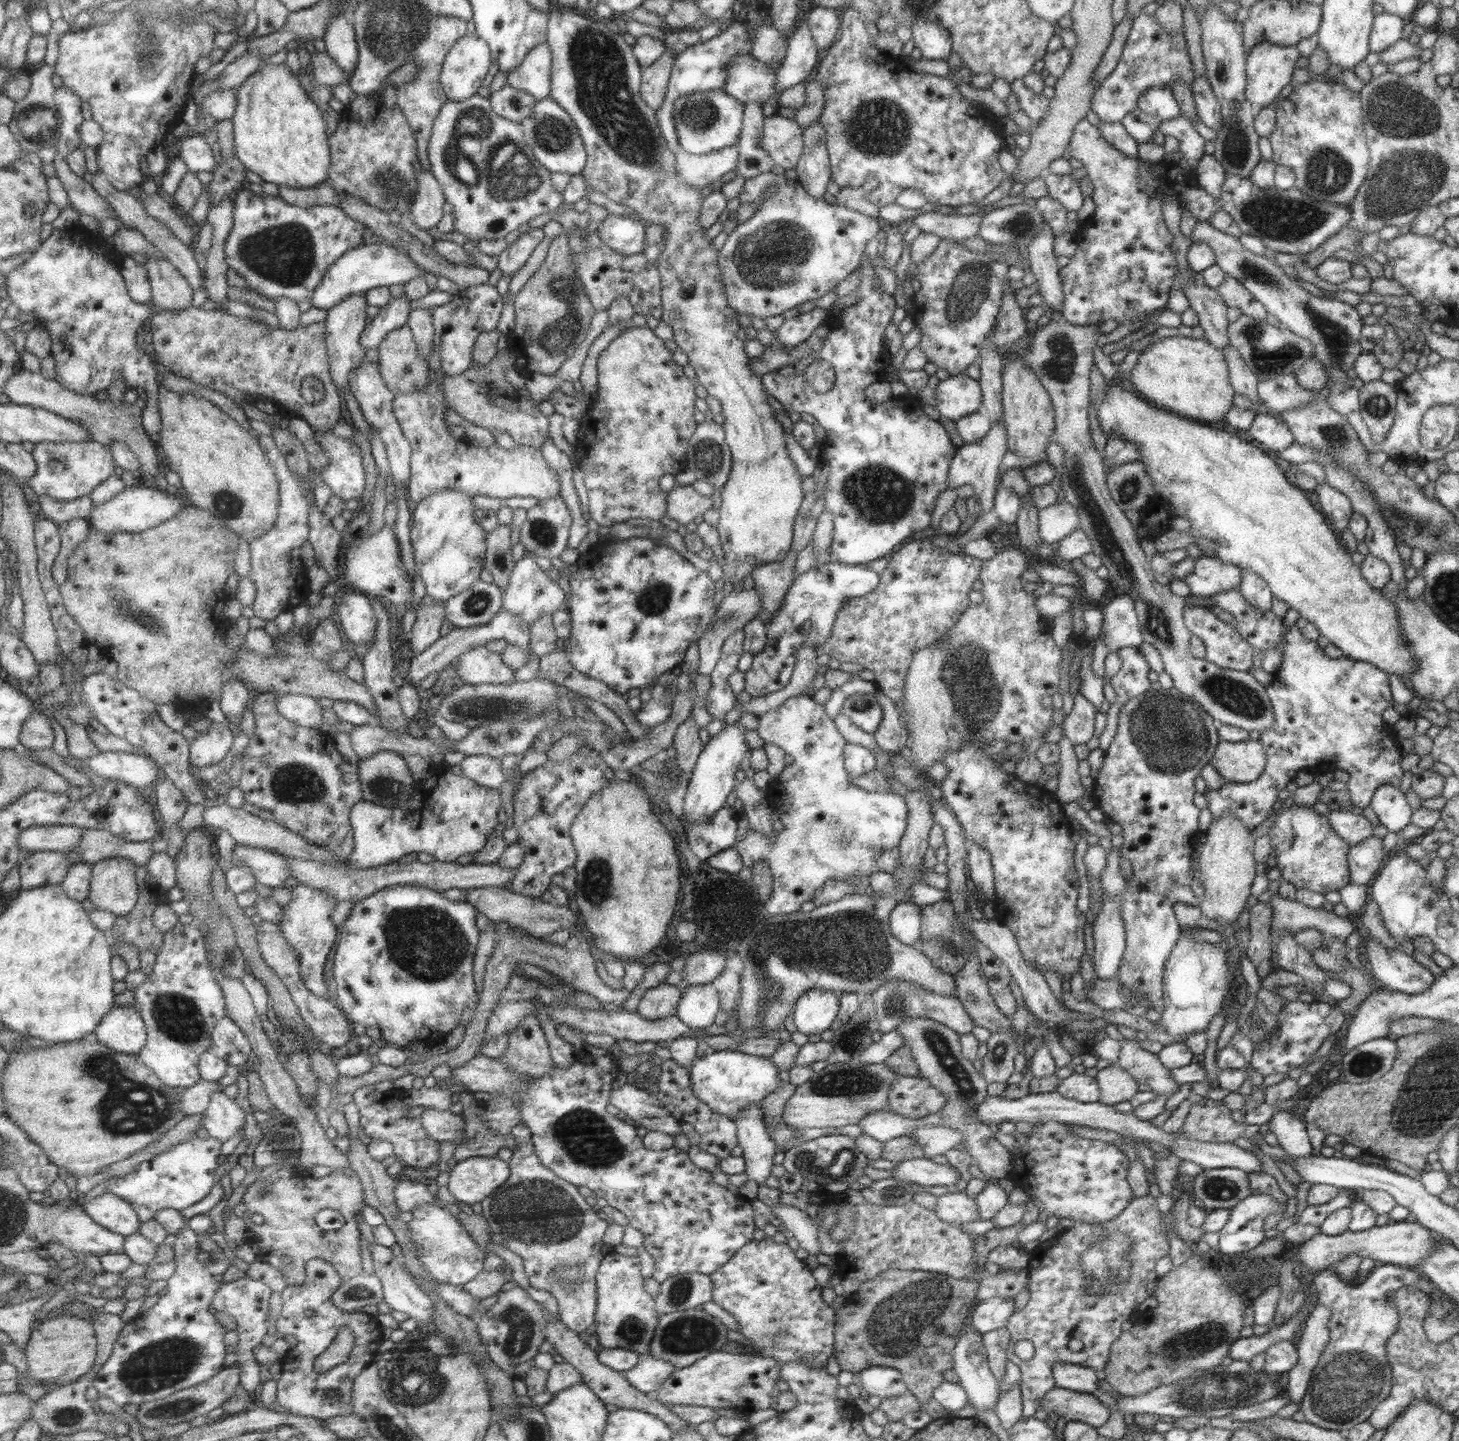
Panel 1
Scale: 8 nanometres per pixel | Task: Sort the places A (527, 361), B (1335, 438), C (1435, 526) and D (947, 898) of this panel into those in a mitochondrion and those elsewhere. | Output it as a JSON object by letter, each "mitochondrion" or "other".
{"A":"mitochondrion","B":"mitochondrion","C":"mitochondrion","D":"other"}

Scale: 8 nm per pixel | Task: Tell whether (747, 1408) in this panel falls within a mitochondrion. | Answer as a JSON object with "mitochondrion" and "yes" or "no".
{"mitochondrion":"no"}

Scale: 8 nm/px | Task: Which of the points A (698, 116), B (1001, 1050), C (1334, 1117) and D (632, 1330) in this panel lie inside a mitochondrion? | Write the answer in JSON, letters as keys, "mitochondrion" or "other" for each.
{"A":"mitochondrion","B":"mitochondrion","C":"other","D":"mitochondrion"}

